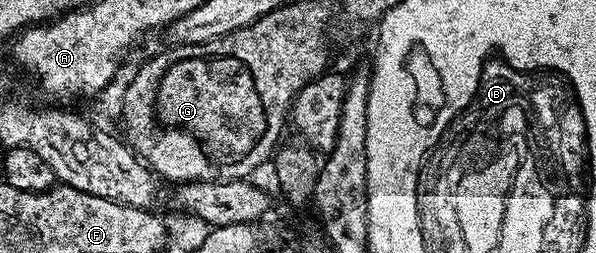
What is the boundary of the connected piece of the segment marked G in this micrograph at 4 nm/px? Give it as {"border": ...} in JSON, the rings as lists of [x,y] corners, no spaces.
{"border":[[[214,52],[176,58],[162,68],[156,82],[150,116],[152,128],[158,132],[180,132],[180,136],[188,136],[200,148],[202,162],[213,163],[206,164],[208,172],[202,174],[202,180],[234,180],[234,174],[222,174],[224,168],[242,162],[270,132],[268,128],[272,128],[268,118],[262,120],[253,82],[254,70],[234,58],[234,54]]]}

